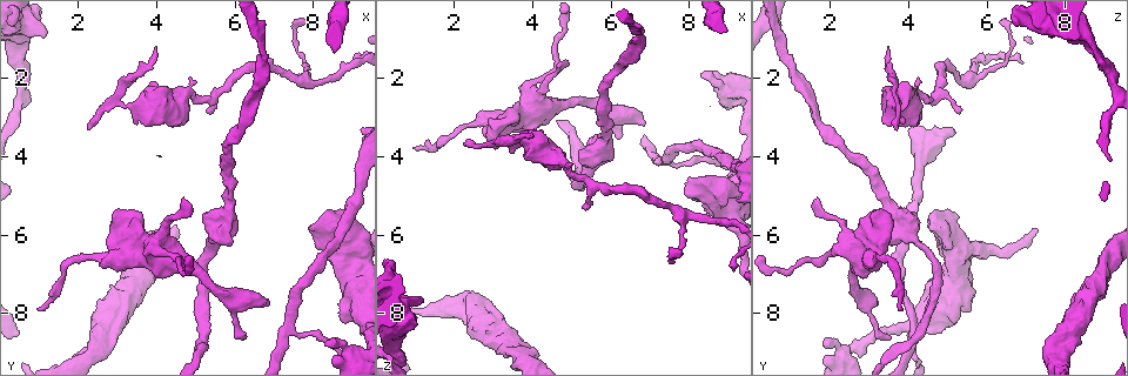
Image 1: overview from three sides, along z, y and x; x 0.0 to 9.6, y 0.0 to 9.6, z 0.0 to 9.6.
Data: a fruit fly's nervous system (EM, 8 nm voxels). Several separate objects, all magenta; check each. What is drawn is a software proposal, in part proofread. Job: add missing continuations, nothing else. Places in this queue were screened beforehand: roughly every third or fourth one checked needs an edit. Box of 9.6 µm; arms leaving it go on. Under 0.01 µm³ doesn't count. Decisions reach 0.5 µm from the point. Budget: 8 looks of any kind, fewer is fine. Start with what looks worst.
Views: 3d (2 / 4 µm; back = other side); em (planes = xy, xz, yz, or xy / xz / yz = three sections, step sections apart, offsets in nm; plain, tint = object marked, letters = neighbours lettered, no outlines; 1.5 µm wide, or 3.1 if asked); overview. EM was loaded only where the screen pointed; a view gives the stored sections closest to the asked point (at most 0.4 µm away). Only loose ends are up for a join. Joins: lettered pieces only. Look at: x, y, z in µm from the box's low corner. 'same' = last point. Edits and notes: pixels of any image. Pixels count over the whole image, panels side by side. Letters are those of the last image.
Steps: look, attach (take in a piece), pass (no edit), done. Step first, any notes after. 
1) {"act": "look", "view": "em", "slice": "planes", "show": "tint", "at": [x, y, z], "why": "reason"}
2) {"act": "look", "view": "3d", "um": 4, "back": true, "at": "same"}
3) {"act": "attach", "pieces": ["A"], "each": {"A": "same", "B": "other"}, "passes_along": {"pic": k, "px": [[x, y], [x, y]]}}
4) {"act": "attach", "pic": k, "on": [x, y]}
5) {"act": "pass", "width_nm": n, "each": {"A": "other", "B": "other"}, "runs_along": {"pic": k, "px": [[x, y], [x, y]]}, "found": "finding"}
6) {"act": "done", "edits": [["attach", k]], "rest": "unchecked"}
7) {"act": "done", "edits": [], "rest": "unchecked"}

{"act": "look", "view": "3d", "um": 4, "at": [1.00, 7.90, 3.80], "why": "end of a long branch"}

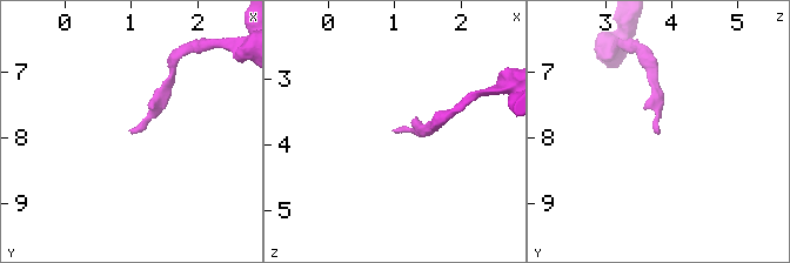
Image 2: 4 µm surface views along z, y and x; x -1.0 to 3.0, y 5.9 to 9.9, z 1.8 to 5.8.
{"act": "look", "view": "em", "slice": "planes", "show": "letters", "at": [1.05, 7.90, 3.80]}

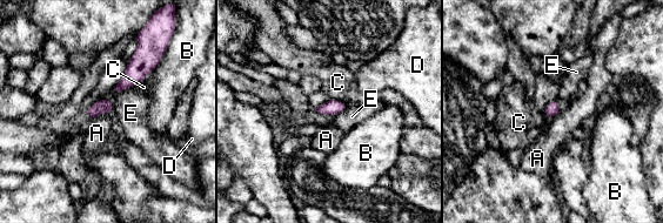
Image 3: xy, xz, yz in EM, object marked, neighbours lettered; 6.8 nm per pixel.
{"act": "pass", "width_nm": 90, "longest_contact_nm": ["E", 180], "each": {"A": "other", "B": "other", "C": "other", "D": "other", "E": "other"}, "found": "none of them fits"}

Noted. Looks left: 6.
{"act": "look", "view": "em", "slice": "planes", "show": "letters", "at": [8.30, 8.85, 1.90], "why": "free end"}

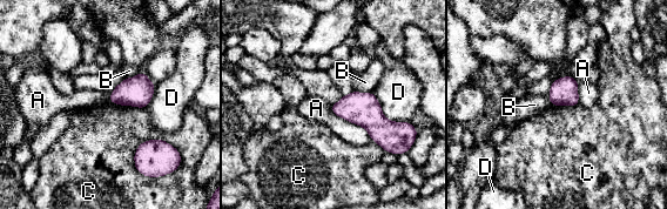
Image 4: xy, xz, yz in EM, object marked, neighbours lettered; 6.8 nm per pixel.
{"act": "pass", "longest_contact_nm": ["A", 360], "each": {"A": "other", "B": "other", "C": "other", "D": "other"}, "found": "none of them fits"}

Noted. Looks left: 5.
{"act": "look", "view": "em", "slice": "planes", "show": "letters", "at": [6.85, 7.80, 3.15], "why": "an open end"}

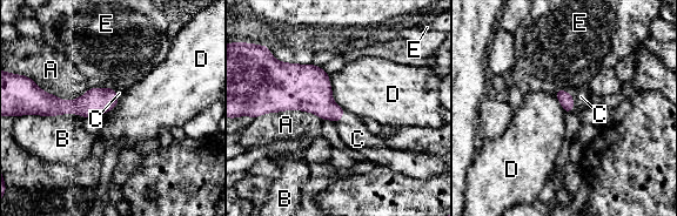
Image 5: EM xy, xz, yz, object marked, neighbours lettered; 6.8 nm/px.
{"act": "attach", "pieces": ["C"], "each": {"A": "other", "B": "other", "C": "same", "D": "other", "E": "other"}, "passes_along": {"pic": 5, "px": [[567, 100], [572, 99], [581, 96]]}, "found": "the neuron continues"}

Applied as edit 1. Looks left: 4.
{"act": "done", "edits": [["attach", 5]], "rest": "unchecked"}

